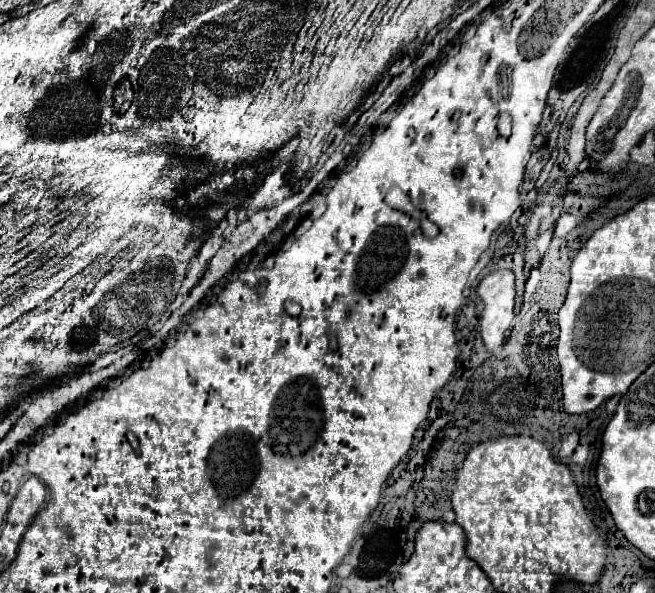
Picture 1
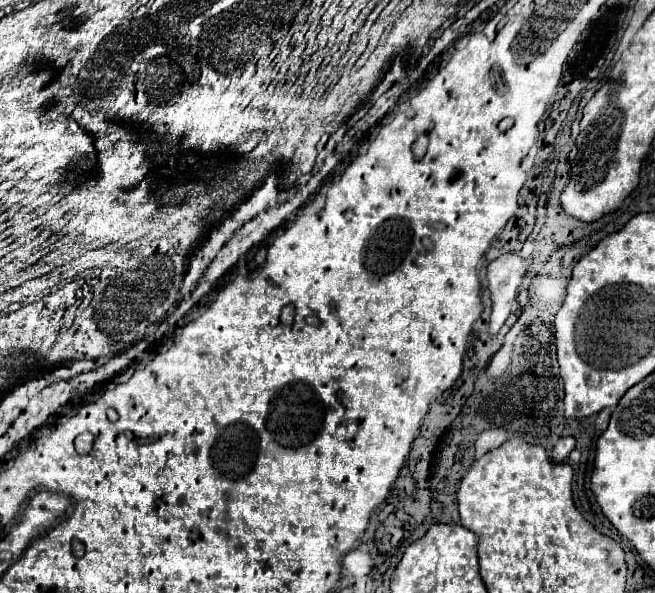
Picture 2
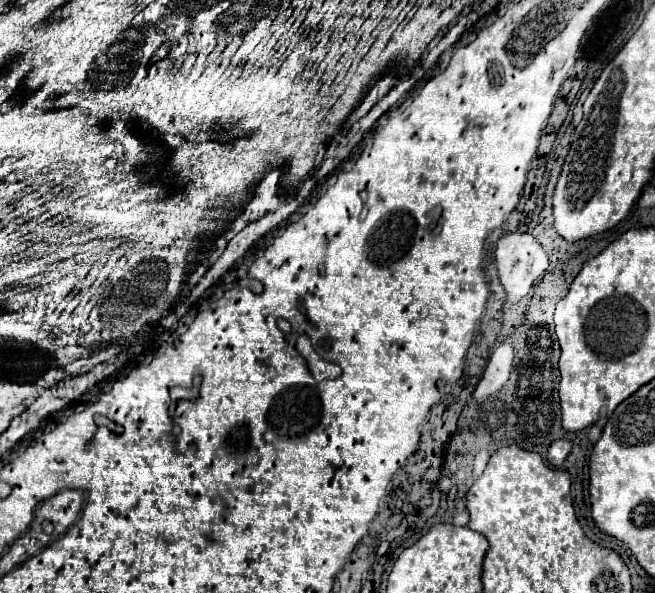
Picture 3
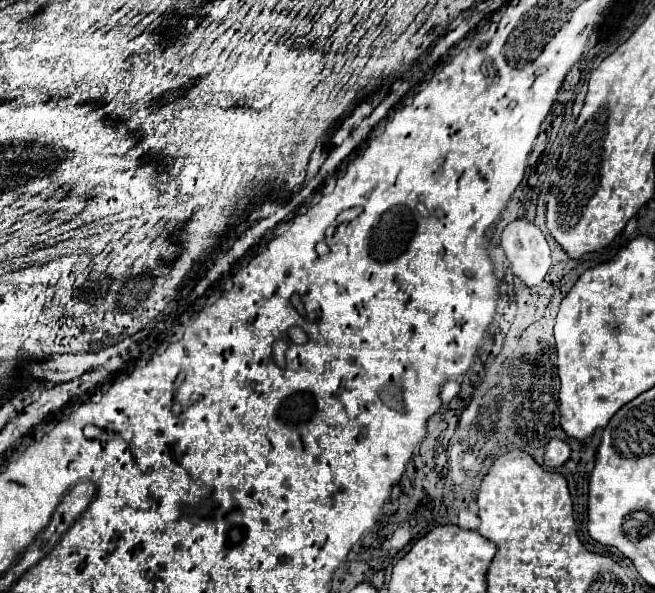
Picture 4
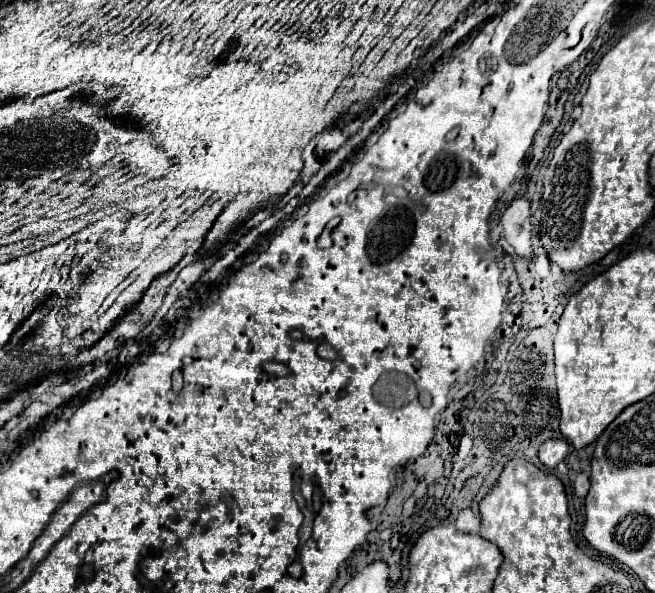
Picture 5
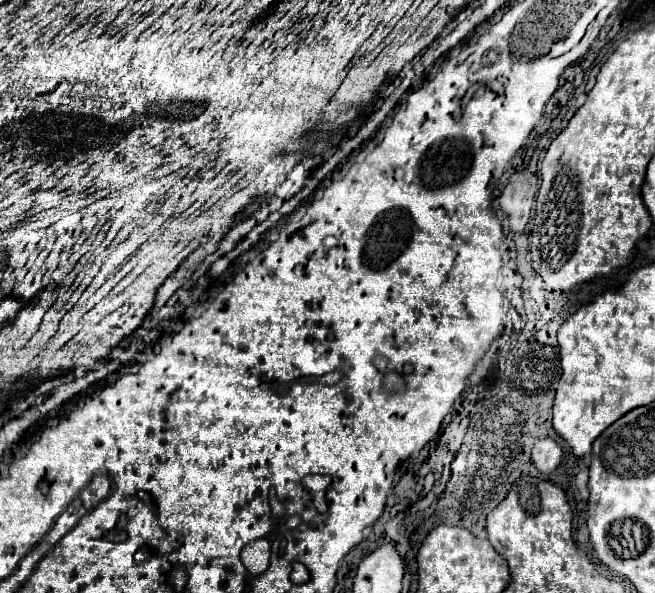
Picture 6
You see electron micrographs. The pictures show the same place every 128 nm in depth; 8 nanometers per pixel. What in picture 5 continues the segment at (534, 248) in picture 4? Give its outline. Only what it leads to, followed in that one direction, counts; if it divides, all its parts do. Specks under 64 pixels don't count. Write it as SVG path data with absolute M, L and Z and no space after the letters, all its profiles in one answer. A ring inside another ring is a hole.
M526 196L514 198L508 210L502 214L500 222L504 226L504 236L512 244L516 256L532 264L534 252L532 252L532 222L528 198Z

